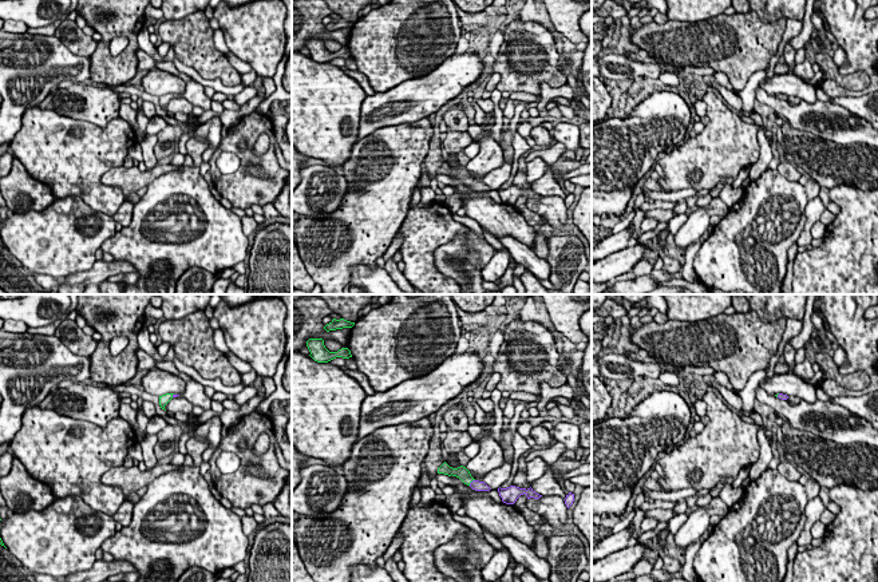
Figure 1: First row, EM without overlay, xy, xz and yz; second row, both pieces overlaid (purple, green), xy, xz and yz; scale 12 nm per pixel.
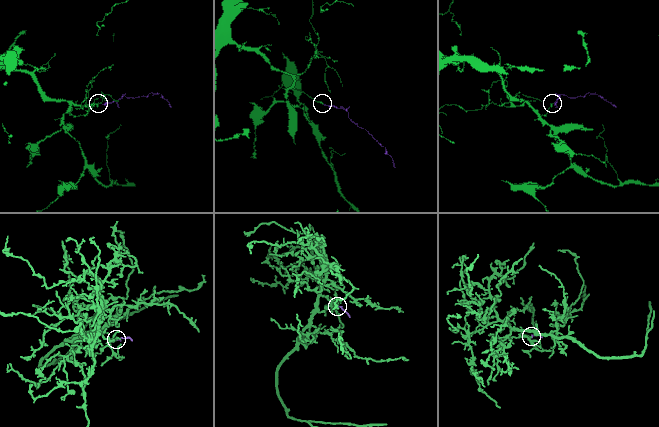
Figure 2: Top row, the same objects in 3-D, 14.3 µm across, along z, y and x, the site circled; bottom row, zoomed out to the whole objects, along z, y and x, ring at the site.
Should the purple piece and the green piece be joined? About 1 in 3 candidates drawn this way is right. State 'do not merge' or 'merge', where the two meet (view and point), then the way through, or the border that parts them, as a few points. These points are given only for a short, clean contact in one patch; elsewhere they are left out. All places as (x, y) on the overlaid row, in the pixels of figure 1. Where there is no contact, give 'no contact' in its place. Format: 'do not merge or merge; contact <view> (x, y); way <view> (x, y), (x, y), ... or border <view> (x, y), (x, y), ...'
merge; contact xz (471, 482); way xz (475, 484), (471, 482), (462, 472)

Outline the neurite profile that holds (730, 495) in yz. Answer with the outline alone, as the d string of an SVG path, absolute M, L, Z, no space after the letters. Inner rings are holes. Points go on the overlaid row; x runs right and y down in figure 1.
M724 482L724 486L719 494L719 496L723 499L723 502L727 504L728 508L731 508L735 503L737 503L741 495L743 495L741 487L733 487L727 482Z

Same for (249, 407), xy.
M254 396L253 399L250 399L248 403L240 405L240 409L237 411L240 413L240 416L245 416L249 415L252 412L256 411L257 405L264 400L264 397L261 396Z

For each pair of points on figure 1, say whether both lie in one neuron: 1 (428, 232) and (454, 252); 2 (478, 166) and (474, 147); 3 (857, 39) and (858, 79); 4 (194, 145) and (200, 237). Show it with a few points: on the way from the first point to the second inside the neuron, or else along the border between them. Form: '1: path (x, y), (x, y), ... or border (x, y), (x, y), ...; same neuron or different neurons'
1: border (463, 233), (434, 253), (434, 264), (445, 276); different neurons
2: border (478, 142), (479, 151), (470, 159); different neurons
3: border (837, 67), (841, 72), (863, 70); different neurons
4: path (196, 167), (198, 214); same neuron

